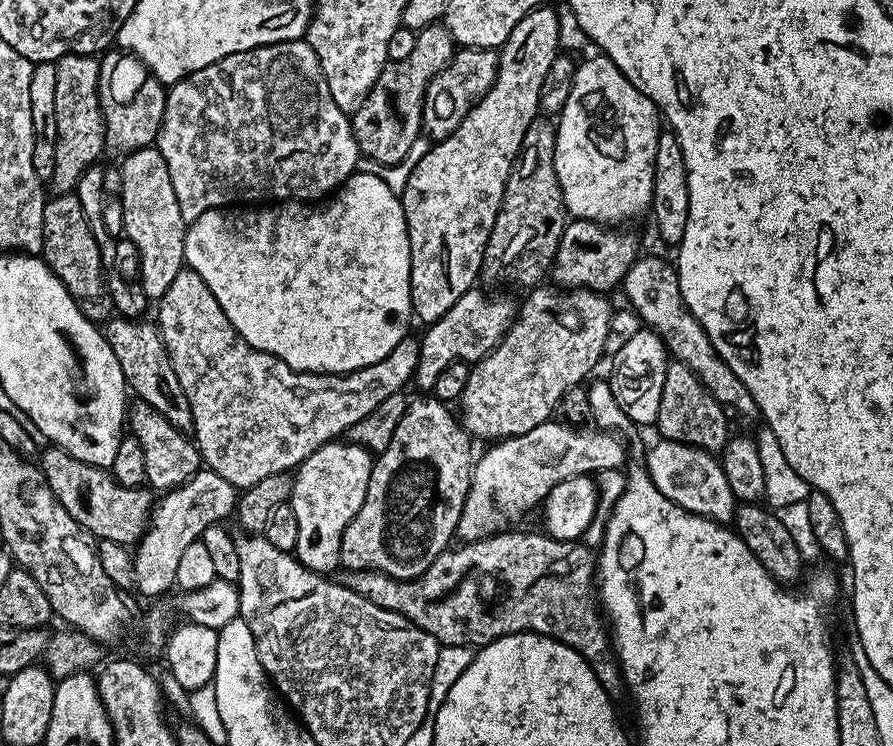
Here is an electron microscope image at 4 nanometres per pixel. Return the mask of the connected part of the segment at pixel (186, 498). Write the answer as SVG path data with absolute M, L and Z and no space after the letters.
M207 466L193 474L187 484L163 493L152 509L148 529L134 548L135 591L144 596L160 596L163 592L173 591L178 578L178 561L182 559L186 546L201 539L211 524L220 524L226 516L231 517L237 511L237 499L235 486Z

